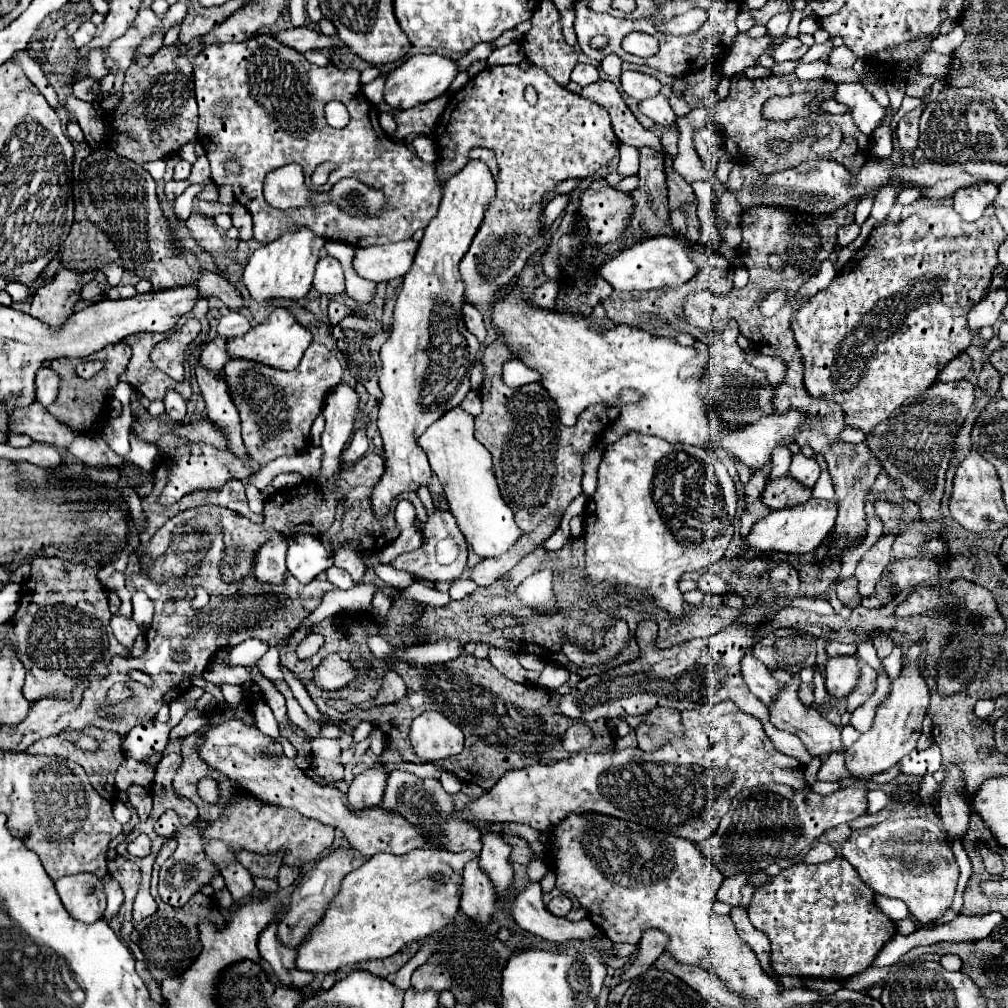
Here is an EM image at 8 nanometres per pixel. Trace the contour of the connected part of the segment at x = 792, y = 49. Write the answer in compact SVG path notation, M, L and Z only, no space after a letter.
M785 37L785 41L773 51L773 59L777 63L783 63L783 61L795 61L797 63L805 51L807 51L807 47L797 37Z

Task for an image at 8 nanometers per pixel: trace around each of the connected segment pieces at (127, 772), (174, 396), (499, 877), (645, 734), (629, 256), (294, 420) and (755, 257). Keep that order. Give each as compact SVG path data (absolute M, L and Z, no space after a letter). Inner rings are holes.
M125 758L125 763L119 765L117 777L115 777L115 787L117 789L129 789L129 785L141 785L141 787L151 787L155 769L149 763L139 763L133 758Z
M167 391L163 403L165 403L165 413L169 415L171 421L181 423L181 421L185 419L185 415L187 415L187 407L185 407L185 401L183 401L183 397L181 397L179 393L175 393L175 391Z
M499 833L483 835L481 841L483 841L483 849L481 849L481 855L479 855L479 865L491 877L491 881L495 883L497 893L505 895L505 891L509 889L509 885L513 881L513 867L507 861L511 849L501 839Z
M655 707L643 713L643 721L635 727L637 743L643 749L655 749L663 737L679 733L679 711L669 707Z
M683 235L675 237L651 237L645 239L631 249L623 251L619 257L611 259L599 269L599 275L615 289L615 291L631 291L631 289L661 289L661 287L679 287L693 279L699 273L699 267L687 253L687 239Z
M311 343L293 371L231 357L223 367L223 379L241 415L241 433L249 457L263 467L277 457L299 453L301 441L309 441L309 425L323 411L327 395L341 383L341 377L343 367L339 359L321 343Z
M853 197L845 207L839 207L833 213L825 213L825 215L813 215L813 213L805 213L799 209L797 211L781 209L779 205L761 205L761 207L747 209L741 217L739 225L743 231L743 241L739 245L739 255L741 255L745 269L749 271L749 283L743 289L733 289L725 301L731 303L731 319L737 319L741 333L755 345L755 349L759 353L779 357L781 361L785 361L789 355L789 361L785 361L787 375L773 389L775 411L795 407L795 409L803 409L811 415L821 413L821 401L809 397L809 393L805 391L805 385L803 385L803 359L797 351L797 345L793 341L793 333L789 327L789 319L793 315L789 299L797 295L797 291L803 283L807 283L813 275L819 273L821 263L835 249L835 237L821 235L821 229L829 227L829 225L837 225L835 219L839 219L841 225L853 223L853 219L847 215L847 211L853 213L859 201L861 201L861 197ZM773 253L779 255L785 265L781 271L775 271L769 267L769 255L773 255ZM777 289L787 291L787 301L779 309L779 313L775 313L773 317L767 319L759 313L759 305L761 305L763 297L767 297L771 291L777 291Z

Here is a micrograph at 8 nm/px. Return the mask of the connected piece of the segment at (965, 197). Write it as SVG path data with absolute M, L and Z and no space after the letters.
M977 181L975 185L967 185L955 191L955 211L965 219L965 221L975 221L983 215L985 207L991 205L997 197L999 187L989 181Z

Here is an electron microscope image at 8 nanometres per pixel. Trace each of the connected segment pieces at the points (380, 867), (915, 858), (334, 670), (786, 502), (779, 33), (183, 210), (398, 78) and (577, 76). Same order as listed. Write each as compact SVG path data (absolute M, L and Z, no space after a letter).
M413 849L405 855L391 855L391 853L377 853L367 859L359 869L347 873L341 881L337 895L331 899L329 907L325 909L321 921L307 933L307 937L297 947L295 967L299 971L311 973L335 973L343 967L371 961L371 959L387 959L401 951L405 945L413 941L421 941L431 933L439 931L447 923L453 921L459 909L461 897L461 873L463 865L475 857L471 851L451 853L445 849Z
M923 819L885 821L853 831L843 845L843 857L851 861L861 879L875 893L901 899L921 927L935 927L951 907L959 879L959 865L951 843L947 835L939 839L941 835L939 825L935 827L935 823L925 823Z
M339 655L325 657L319 667L313 671L313 683L325 691L337 691L355 683L359 679L359 671Z
M789 475L769 481L767 491L763 491L763 503L767 503L771 509L787 509L787 507L805 503L811 497L812 490L805 489L805 486L797 483Z
M787 11L787 13L777 13L769 23L767 23L767 35L771 37L771 45L767 47L767 51L773 51L773 45L775 45L775 41L779 39L779 37L783 37L785 35L785 31L787 31L787 25L789 25L789 17L791 17L791 13Z
M205 181L205 183L197 183L197 185L189 185L177 199L175 199L175 215L179 217L179 219L187 219L189 215L191 215L191 211L193 211L193 207L191 207L191 201L207 187L207 185L215 185L213 181Z
M421 53L415 55L411 59L407 59L405 63L401 63L399 67L395 67L385 81L385 103L391 105L393 109L409 109L421 103L427 103L443 93L447 93L449 85L453 83L453 79L457 77L459 67L457 61L451 57L443 57L437 53Z
M577 63L575 69L573 69L573 73L571 73L571 81L579 83L581 87L585 87L585 85L597 81L597 79L599 79L599 71L591 63Z

